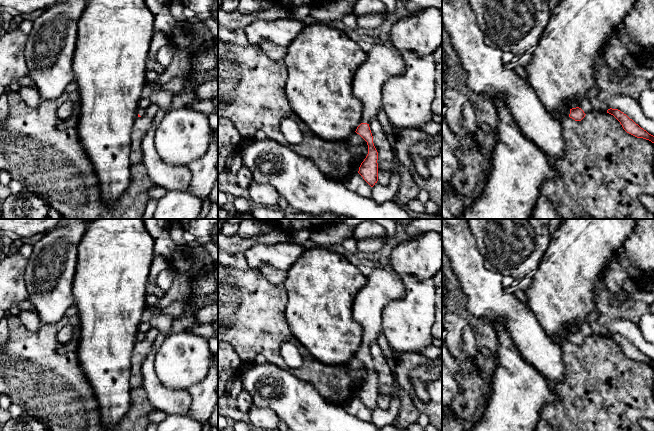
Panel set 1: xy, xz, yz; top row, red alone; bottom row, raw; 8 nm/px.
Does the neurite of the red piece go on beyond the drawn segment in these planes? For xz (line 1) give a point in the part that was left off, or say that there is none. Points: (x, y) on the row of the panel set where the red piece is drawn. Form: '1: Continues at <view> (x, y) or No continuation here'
1: Continues at xz (383, 61)

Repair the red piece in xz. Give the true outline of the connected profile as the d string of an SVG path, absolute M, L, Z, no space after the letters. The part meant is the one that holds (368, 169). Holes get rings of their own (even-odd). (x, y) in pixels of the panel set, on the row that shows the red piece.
M376 43L367 52L366 60L355 72L352 92L362 105L362 123L357 127L359 134L368 145L368 154L359 167L358 173L373 187L378 181L378 152L373 143L369 122L377 118L382 108L382 87L386 81L402 74L405 62L401 53L392 45Z

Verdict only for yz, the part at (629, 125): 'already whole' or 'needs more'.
already whole

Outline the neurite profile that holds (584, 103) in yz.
M589 95L584 96L579 100L579 108L581 108L585 114L589 114L593 111Z

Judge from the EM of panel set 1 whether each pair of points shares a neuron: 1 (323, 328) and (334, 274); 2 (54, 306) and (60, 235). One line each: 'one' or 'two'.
1: one
2: one

